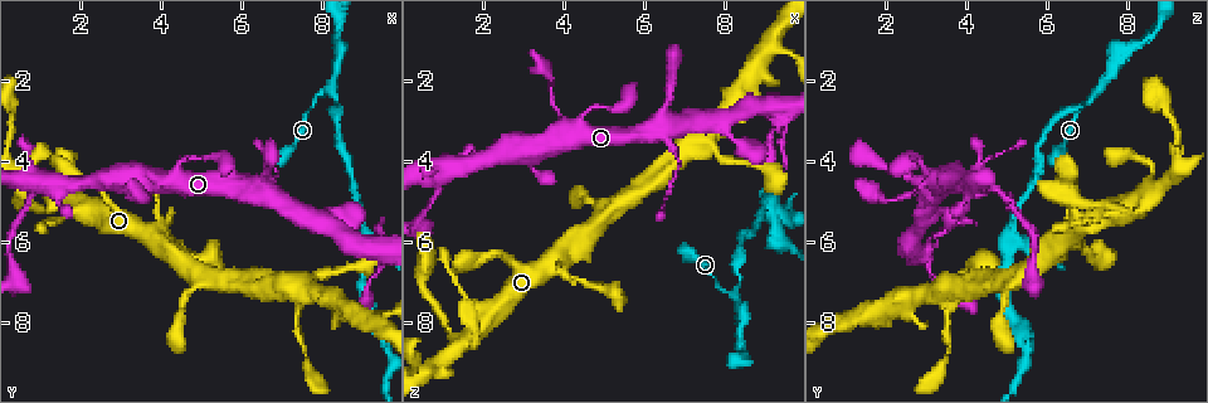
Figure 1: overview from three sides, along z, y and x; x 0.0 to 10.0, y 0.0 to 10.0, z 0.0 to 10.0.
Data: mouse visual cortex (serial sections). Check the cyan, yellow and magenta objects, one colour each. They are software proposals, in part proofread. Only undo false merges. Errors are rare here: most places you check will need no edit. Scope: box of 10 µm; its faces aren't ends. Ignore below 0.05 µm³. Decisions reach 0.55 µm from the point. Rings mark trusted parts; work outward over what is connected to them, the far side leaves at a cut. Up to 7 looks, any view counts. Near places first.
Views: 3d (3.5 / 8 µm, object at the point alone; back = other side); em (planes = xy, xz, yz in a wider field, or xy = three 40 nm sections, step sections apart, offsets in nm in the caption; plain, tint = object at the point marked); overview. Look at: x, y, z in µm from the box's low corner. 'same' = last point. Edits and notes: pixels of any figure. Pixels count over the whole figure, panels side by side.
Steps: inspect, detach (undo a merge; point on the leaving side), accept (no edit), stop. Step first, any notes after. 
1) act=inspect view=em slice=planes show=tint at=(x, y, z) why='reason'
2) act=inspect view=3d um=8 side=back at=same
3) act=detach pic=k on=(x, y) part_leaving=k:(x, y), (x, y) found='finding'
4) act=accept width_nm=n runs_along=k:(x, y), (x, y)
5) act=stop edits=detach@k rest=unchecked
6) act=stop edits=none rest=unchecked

act=inspect view=3d um=8 at=(3.95, 4.60, 2.90) why='four-way junction'

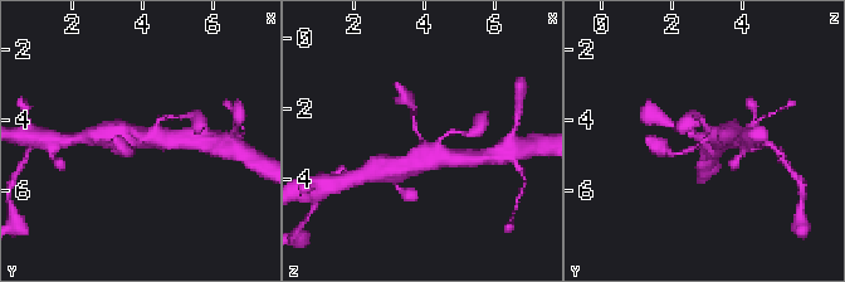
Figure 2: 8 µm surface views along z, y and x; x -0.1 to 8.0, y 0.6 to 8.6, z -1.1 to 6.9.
act=inspect view=em slice=xy step=2 show=tint at=same arms=4 arm_widths_nm=150,150,500,600 why='now the EM'

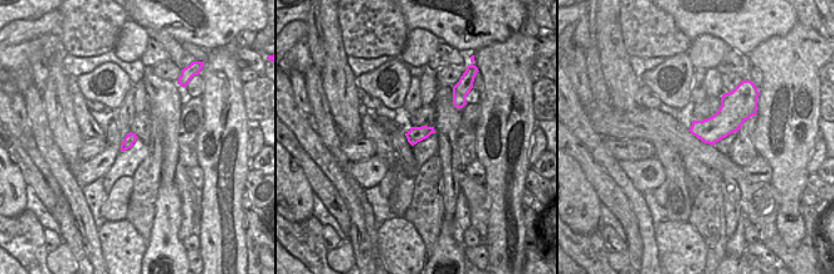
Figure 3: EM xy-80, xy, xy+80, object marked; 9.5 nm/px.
act=accept width_nm=150 runs_along=2:(453, 159), (433, 157), (414, 127), (414, 113) found='all the same cell'

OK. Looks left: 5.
act=inspect view=3d um=8 side=back at=(0.85, 4.65, 4.60) why='thick turns thin'

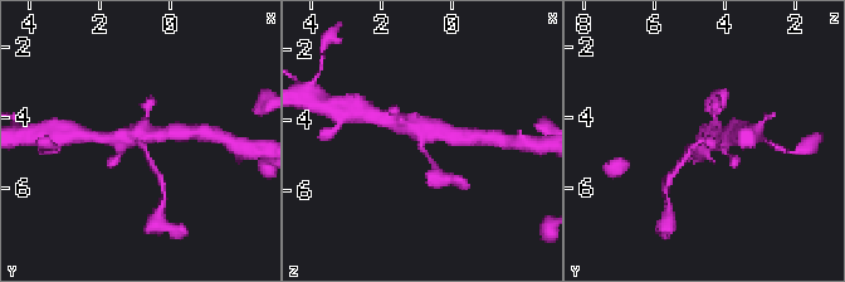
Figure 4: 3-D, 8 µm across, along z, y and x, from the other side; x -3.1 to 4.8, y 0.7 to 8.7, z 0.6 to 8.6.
act=inspect view=em slice=xy step=3 show=tint at=same

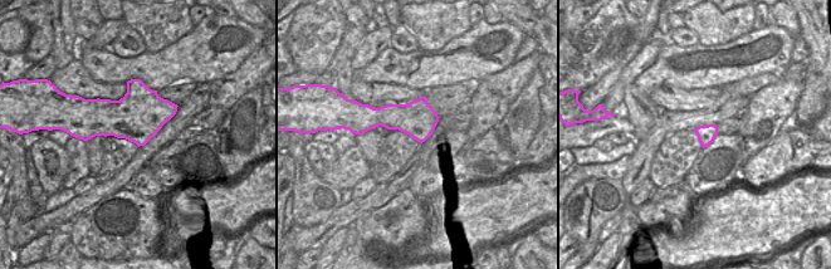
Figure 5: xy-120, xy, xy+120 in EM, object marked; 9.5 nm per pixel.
act=accept runs_along=4:(385, 118), (418, 129), (428, 157) found='all the same cell'

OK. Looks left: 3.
act=inspect view=3d um=8 side=back at=(8.25, 2.25, 7.35) why='branch point'

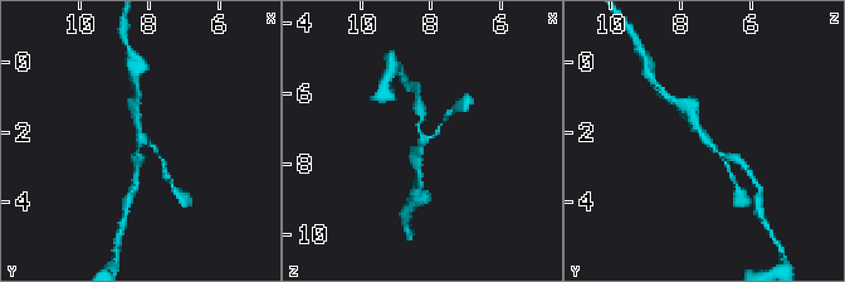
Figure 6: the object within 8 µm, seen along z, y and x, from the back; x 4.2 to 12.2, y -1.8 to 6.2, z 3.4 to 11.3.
act=inspect view=em slice=xy step=2 show=tint at=same why='need the tissue'

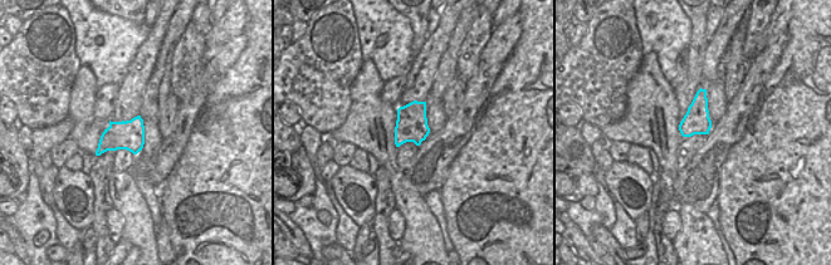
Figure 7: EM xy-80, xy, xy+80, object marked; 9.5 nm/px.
act=accept arm_widths_nm=100,200,200 found='all the same cell'

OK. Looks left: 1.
act=stop edits=none rest=unchecked

